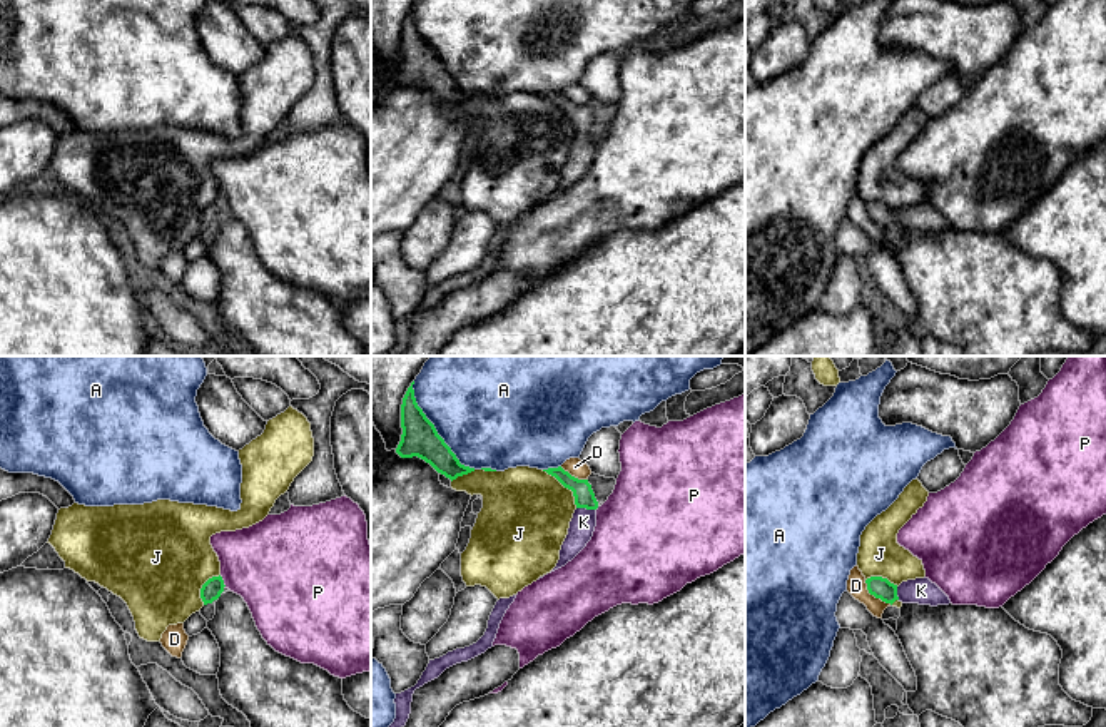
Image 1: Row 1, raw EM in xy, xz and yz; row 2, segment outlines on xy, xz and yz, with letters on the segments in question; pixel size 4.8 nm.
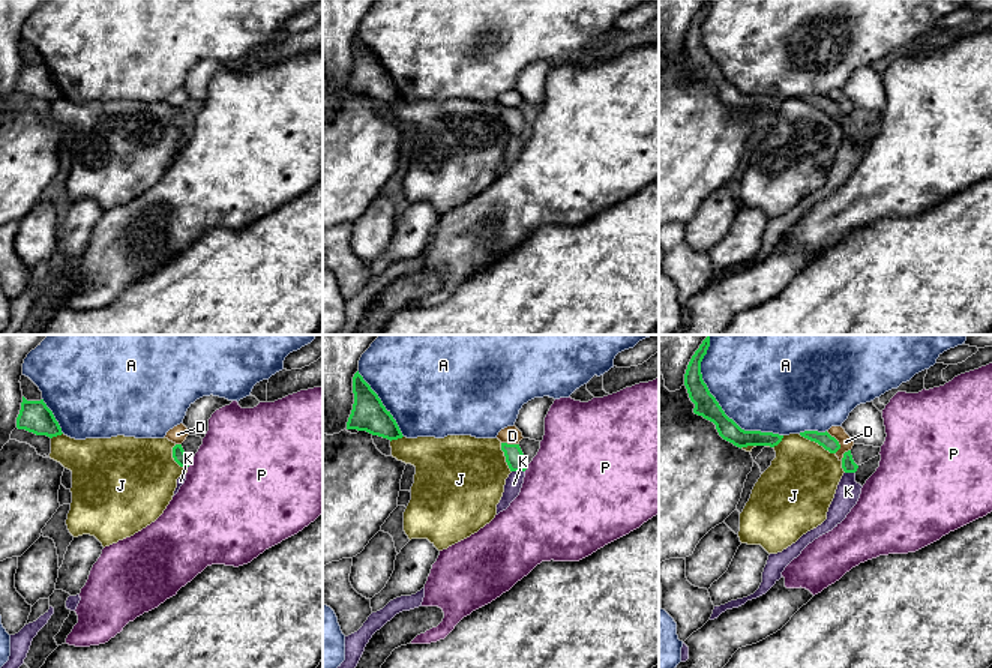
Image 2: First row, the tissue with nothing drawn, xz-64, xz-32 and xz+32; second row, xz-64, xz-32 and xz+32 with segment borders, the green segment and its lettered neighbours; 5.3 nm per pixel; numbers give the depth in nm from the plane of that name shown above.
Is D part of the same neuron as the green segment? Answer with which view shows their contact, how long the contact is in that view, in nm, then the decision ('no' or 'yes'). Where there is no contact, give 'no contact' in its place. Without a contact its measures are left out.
yz | 180 nm | no

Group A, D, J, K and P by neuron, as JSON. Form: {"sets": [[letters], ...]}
{"sets": [["A"], ["D"], ["J"], ["K"], ["P"]]}

